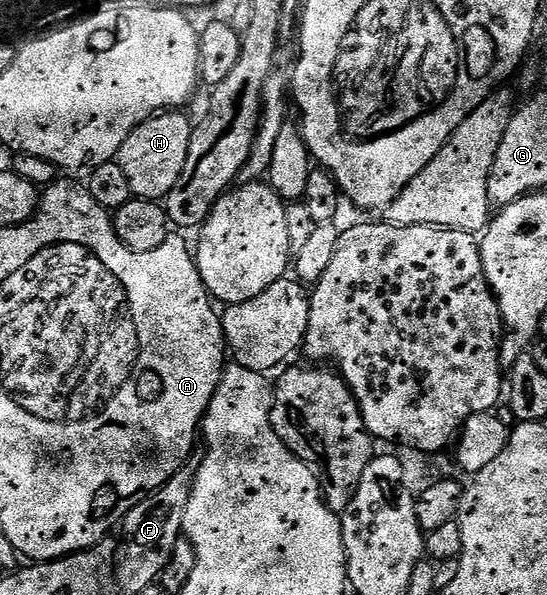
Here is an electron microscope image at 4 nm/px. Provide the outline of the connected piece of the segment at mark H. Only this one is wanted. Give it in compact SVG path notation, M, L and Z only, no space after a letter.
M166 109L143 121L123 141L115 159L120 163L123 173L127 173L127 181L131 181L131 189L138 199L164 200L165 196L175 189L175 181L183 173L183 165L187 165L187 149L191 145L191 133L194 124L177 109Z

